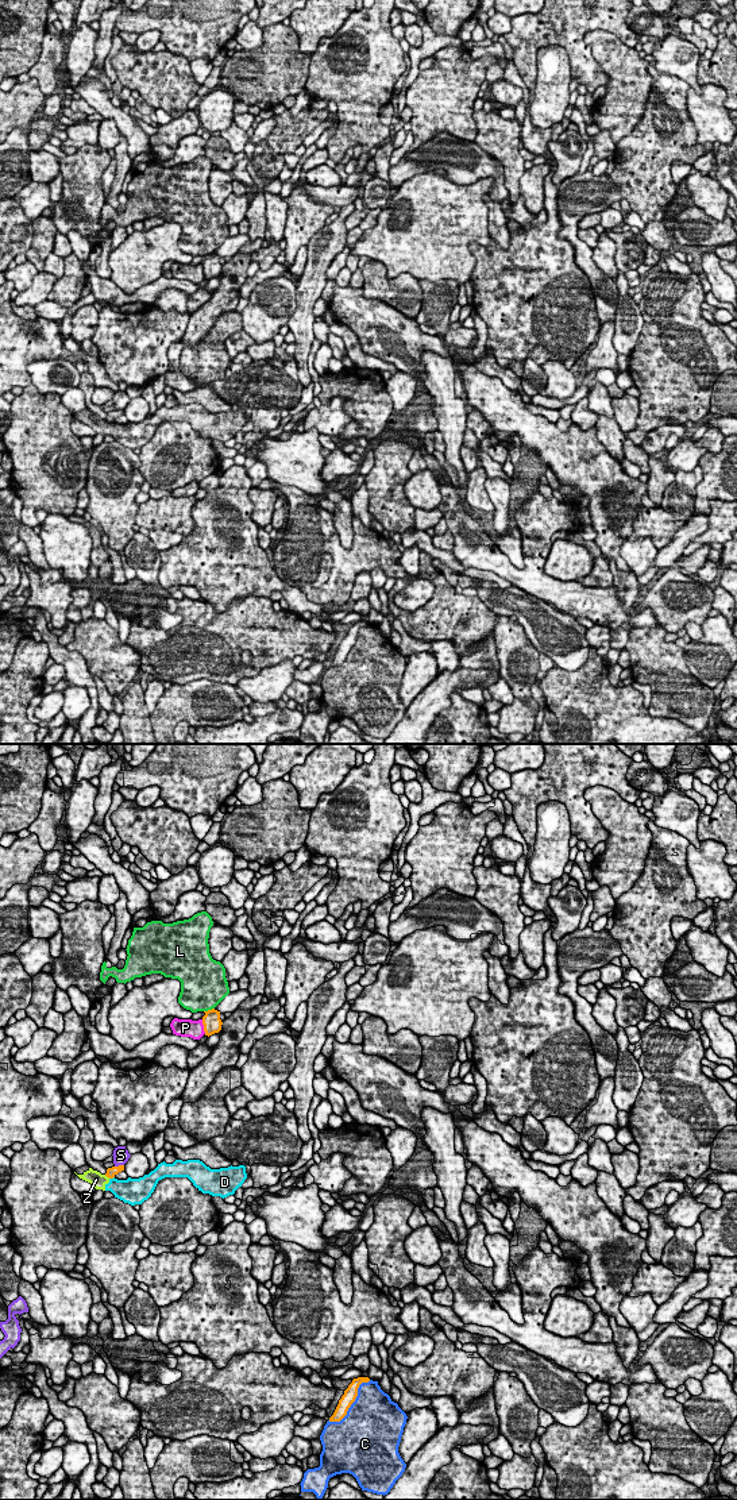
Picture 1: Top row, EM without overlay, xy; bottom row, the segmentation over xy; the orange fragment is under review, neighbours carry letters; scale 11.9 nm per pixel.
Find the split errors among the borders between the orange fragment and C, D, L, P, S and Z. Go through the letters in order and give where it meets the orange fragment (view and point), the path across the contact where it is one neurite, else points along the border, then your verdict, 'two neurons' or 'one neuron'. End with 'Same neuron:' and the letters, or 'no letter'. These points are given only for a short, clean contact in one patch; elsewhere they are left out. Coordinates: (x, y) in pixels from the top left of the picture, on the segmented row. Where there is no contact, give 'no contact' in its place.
C: meets orange in xy at (352, 1402); two neurons
D: meets orange in xy at (111, 1177); border along xy (114, 1176), (110, 1179); two neurons
L: meets orange in xy at (208, 1010); two neurons
P: meets orange in xy at (204, 1026); two neurons
S: meets orange in xy at (119, 1165); border along xy (123, 1164), (115, 1167); two neurons
Z: meets orange in xy at (107, 1176); border along xy (104, 1175), (110, 1177); two neurons
Same neuron: no letter

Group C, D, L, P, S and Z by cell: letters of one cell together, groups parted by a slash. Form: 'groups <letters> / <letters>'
groups C / D Z / L / P / S

